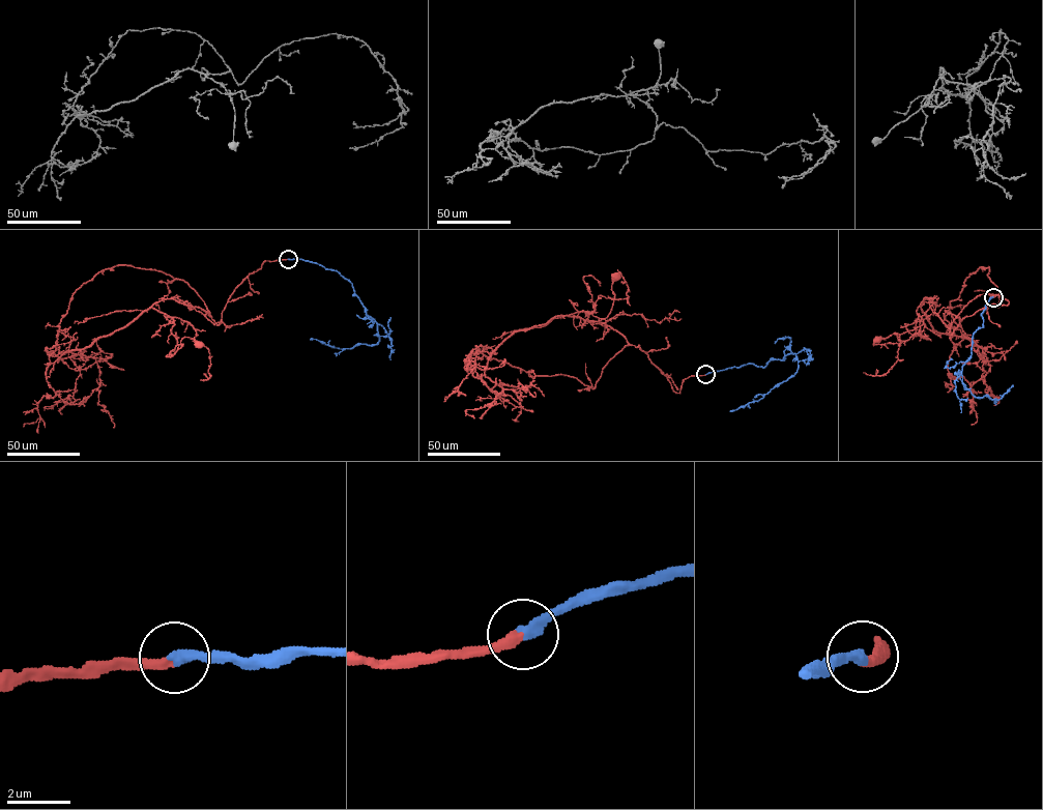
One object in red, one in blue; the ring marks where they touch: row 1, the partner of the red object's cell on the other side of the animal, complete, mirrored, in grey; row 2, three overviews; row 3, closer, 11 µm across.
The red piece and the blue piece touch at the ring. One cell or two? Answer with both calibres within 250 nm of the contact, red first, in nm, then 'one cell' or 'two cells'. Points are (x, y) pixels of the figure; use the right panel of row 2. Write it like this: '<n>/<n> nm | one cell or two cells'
320/360 nm | one cell

